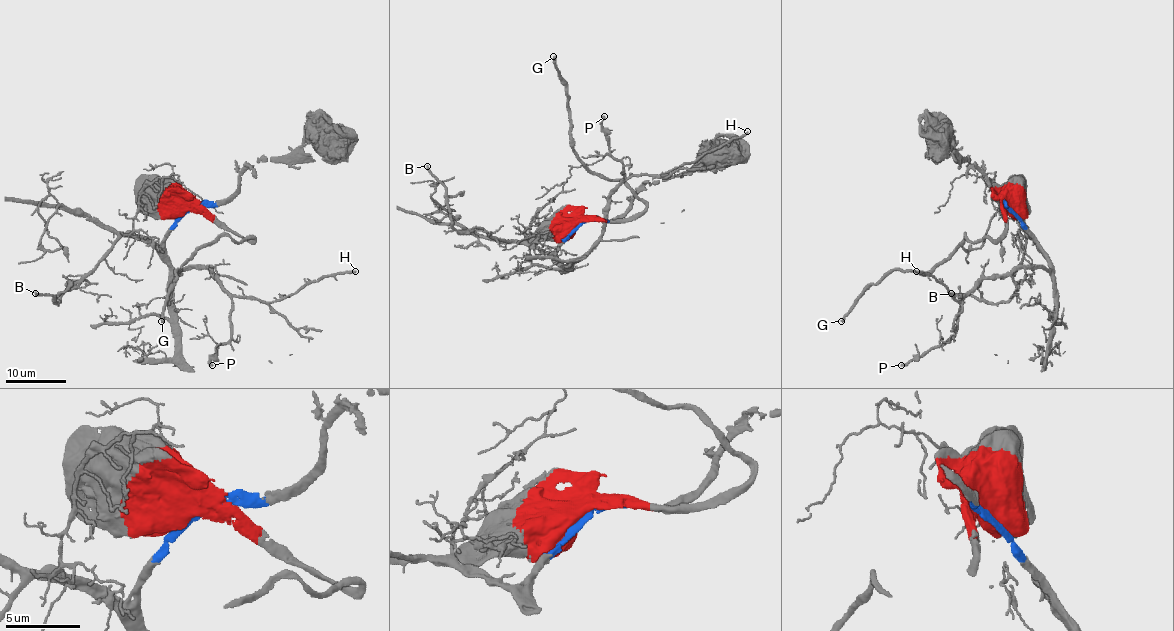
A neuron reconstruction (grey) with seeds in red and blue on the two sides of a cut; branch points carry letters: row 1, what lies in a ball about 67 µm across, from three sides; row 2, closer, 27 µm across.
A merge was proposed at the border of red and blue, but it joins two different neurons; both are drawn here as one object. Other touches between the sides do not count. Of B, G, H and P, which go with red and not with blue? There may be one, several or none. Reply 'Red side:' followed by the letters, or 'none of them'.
Red side: G

